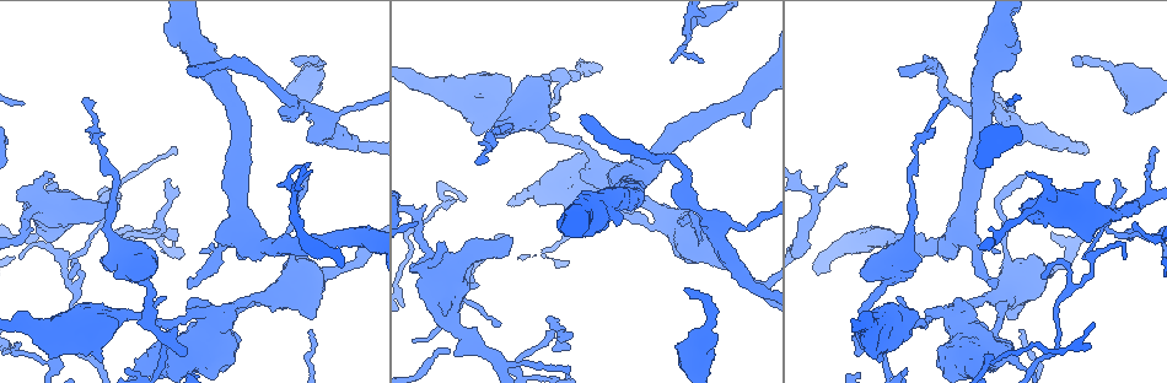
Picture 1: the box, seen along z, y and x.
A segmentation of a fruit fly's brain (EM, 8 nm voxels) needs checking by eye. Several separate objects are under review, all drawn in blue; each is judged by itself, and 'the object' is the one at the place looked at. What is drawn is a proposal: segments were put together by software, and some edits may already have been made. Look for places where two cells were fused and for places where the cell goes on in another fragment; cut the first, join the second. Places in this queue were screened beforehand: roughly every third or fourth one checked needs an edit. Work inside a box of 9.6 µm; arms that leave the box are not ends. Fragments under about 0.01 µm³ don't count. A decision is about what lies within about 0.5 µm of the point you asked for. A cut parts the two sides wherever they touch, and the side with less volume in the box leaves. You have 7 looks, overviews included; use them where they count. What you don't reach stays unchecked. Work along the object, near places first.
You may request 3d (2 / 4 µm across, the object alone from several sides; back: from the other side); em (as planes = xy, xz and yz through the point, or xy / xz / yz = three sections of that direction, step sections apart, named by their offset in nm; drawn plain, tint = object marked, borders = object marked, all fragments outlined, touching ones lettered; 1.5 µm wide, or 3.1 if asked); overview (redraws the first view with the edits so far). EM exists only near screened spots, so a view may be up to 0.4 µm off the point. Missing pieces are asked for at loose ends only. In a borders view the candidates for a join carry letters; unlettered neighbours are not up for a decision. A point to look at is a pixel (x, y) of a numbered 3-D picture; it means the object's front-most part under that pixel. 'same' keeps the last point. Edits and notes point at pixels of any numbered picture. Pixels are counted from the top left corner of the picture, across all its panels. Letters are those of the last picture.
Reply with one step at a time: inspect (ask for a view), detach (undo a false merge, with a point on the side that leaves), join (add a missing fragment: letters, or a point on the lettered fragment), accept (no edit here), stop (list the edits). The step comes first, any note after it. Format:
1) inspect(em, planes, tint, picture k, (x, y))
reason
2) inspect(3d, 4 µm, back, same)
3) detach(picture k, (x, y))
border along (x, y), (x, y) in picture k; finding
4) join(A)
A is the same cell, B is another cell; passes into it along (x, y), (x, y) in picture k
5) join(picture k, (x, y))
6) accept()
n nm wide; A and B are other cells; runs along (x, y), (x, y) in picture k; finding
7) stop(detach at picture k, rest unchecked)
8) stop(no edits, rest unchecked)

inspect(3d, 4 µm, picture 1, (562, 331))
thin end

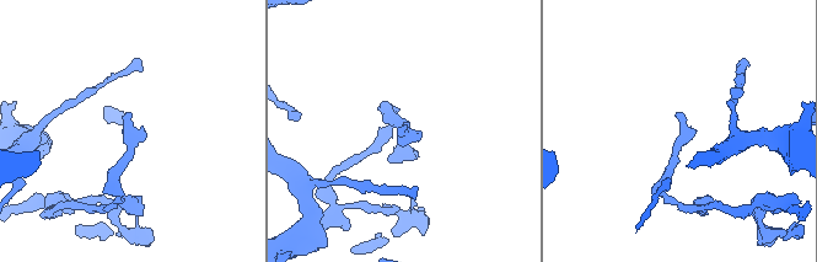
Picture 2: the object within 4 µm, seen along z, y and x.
inspect(em, planes, borders, picture 2, (129, 115))
now the EM

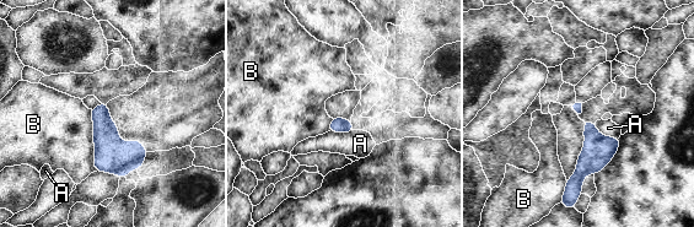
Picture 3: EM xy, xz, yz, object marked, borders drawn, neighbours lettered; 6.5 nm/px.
accept()
A and B are other cells; border along (90, 109), (96, 171) in picture 3; none of them fits

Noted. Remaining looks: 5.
inspect(3d, 2 µm, picture 1, (750, 127))
thick end

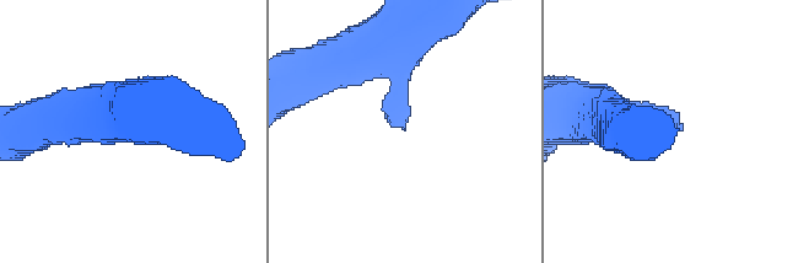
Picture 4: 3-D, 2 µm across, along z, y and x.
inspect(em, xz, step 8, tint, picture 4, (405, 126))

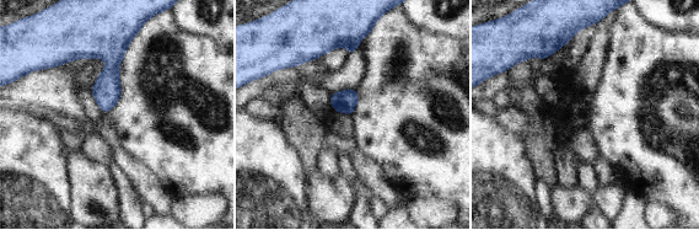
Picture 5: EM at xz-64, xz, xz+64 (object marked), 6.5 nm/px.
inspect(em, planes, borders, same)

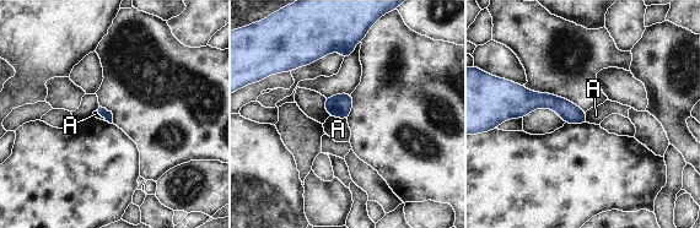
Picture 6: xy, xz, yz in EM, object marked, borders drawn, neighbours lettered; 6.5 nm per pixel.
accept()
A is another cell; border along (329, 115), (343, 118), (346, 121) in picture 6; no lettered fragment goes on from it

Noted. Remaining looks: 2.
inspect(3d, 2 µm, picture 1, (165, 333))
sharp bend

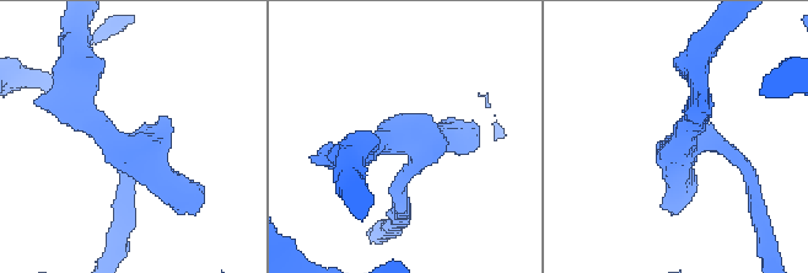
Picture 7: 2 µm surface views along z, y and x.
inspect(em, planes, borders, picture 7, (401, 142))

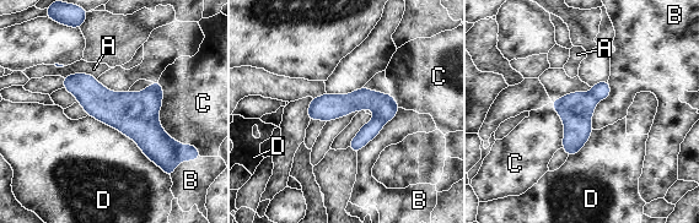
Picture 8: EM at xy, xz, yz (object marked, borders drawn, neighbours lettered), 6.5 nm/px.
detach(picture 8, (369, 131))
D touches over 650 nm; A, B, C and D are other cells; border along (374, 117), (382, 118), (386, 121) in picture 8; a second cell is stuck on

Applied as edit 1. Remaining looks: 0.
stop(detach at picture 8, rest unchecked)

